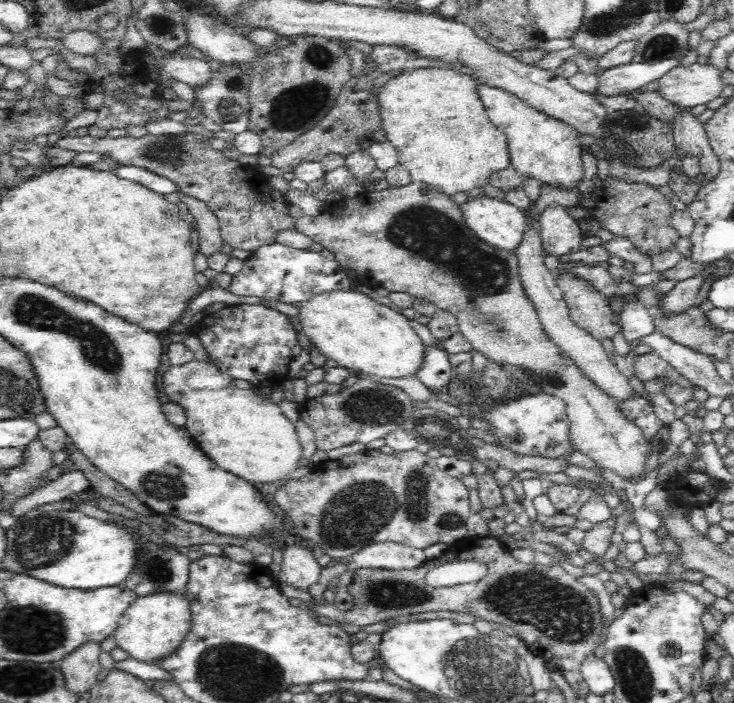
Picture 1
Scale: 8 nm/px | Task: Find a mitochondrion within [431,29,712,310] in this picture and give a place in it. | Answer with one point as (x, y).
(663, 44)

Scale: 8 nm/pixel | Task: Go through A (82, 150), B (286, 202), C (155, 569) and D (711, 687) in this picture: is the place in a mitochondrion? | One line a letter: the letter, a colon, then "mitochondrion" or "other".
A: other
B: other
C: mitochondrion
D: other

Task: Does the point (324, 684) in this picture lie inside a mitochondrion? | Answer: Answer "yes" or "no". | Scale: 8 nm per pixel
no

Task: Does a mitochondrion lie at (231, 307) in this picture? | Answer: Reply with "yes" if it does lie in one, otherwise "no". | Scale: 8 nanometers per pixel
no

